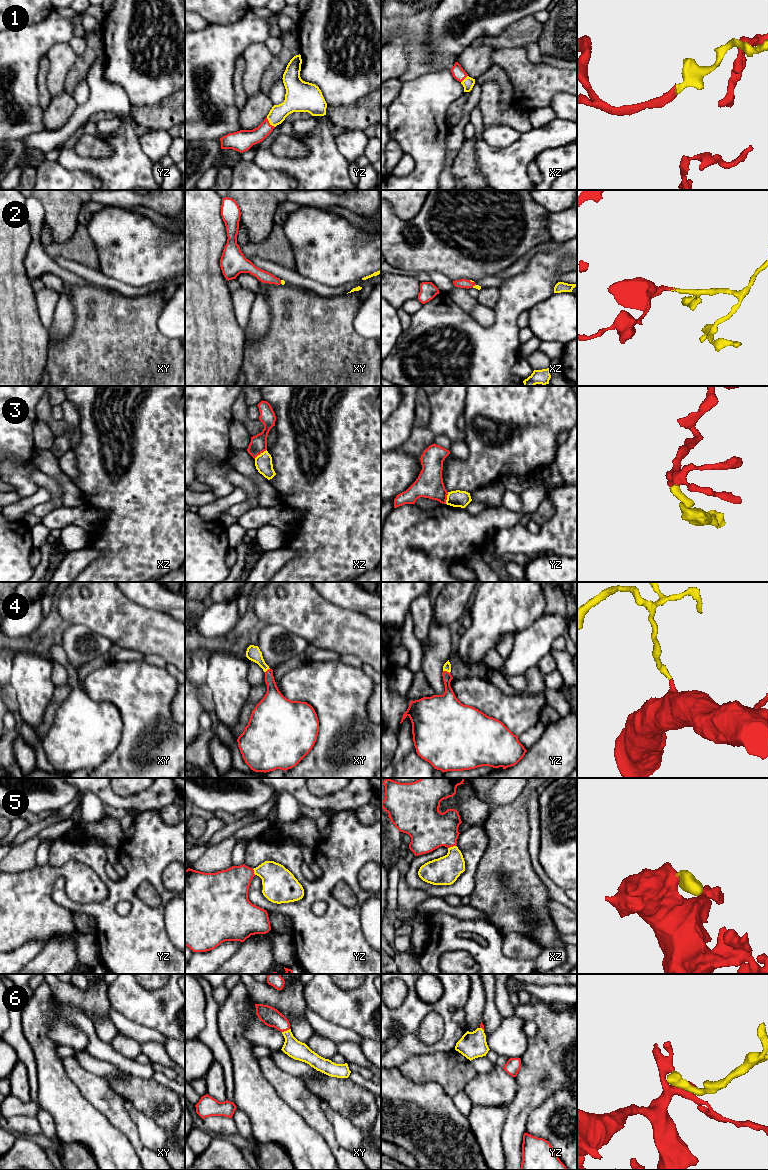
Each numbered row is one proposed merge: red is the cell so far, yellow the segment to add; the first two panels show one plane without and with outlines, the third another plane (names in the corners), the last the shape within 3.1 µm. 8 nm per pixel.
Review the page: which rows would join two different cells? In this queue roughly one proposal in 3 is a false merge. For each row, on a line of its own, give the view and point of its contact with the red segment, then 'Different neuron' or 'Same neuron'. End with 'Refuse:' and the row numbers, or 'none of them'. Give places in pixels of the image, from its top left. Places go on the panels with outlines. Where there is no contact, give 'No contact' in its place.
1: Touches red at yz (268, 122). Same neuron
2: Touches red at xz (470, 281). Same neuron
3: Touches red at xz (260, 453). Different neuron
4: Touches red at yz (446, 671). Same neuron
5: Touches red at xz (451, 846). Same neuron
6: Touches red at xy (285, 1030). Same neuron
Refuse: 3

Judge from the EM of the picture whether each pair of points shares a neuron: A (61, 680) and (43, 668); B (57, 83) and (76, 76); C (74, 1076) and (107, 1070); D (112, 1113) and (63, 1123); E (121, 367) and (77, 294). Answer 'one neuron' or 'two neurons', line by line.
A: two neurons
B: two neurons
C: two neurons
D: two neurons
E: one neuron

